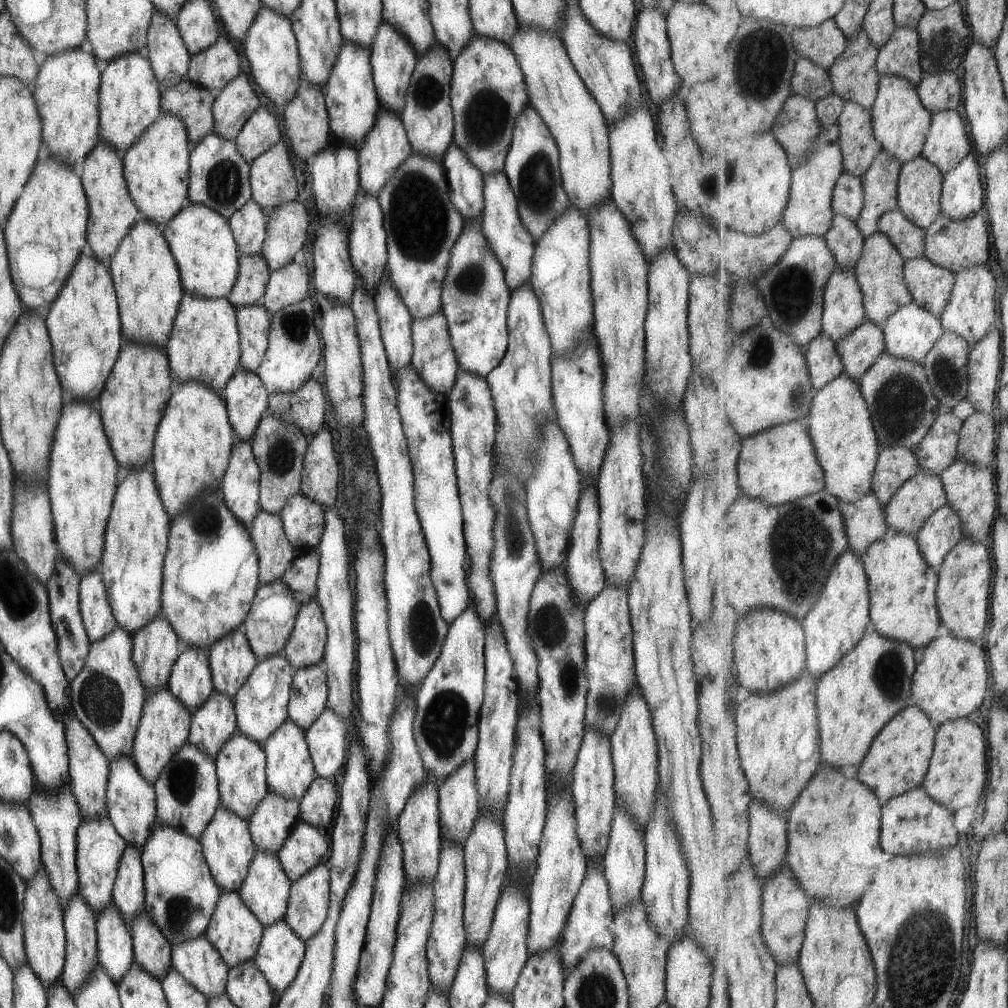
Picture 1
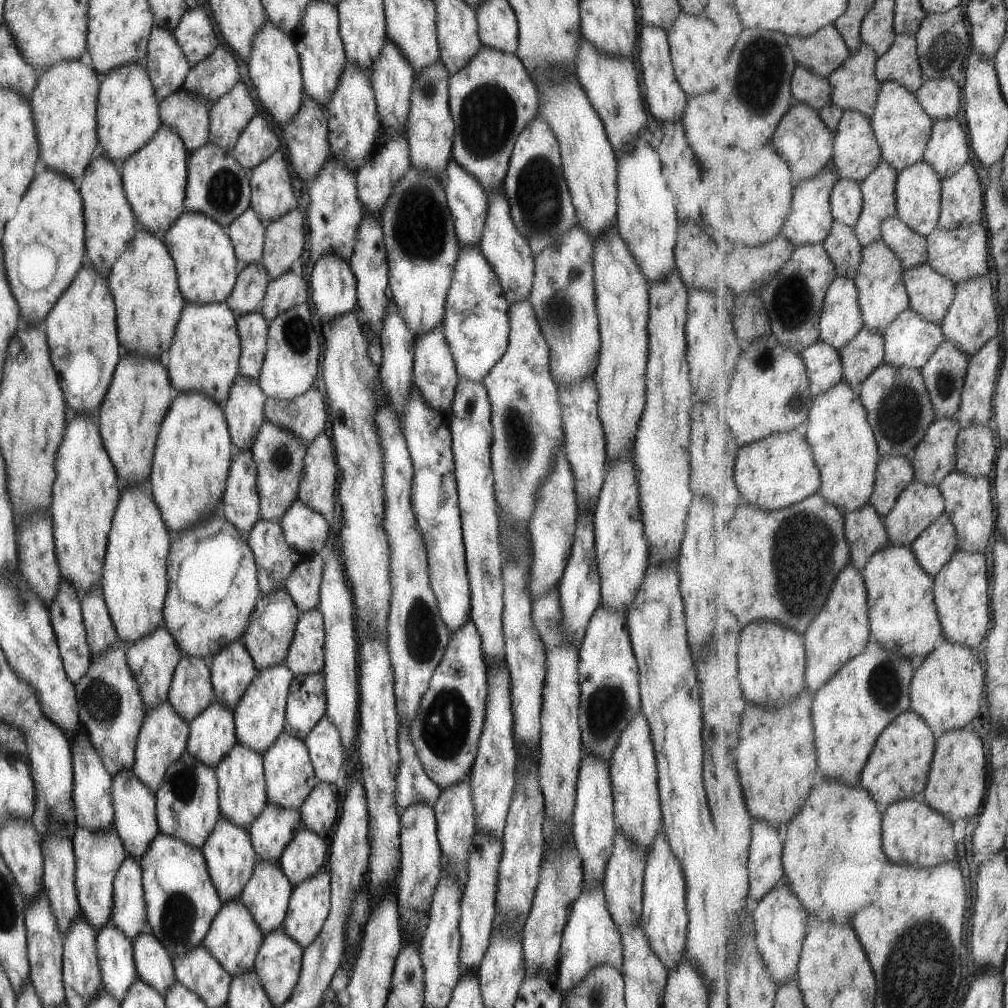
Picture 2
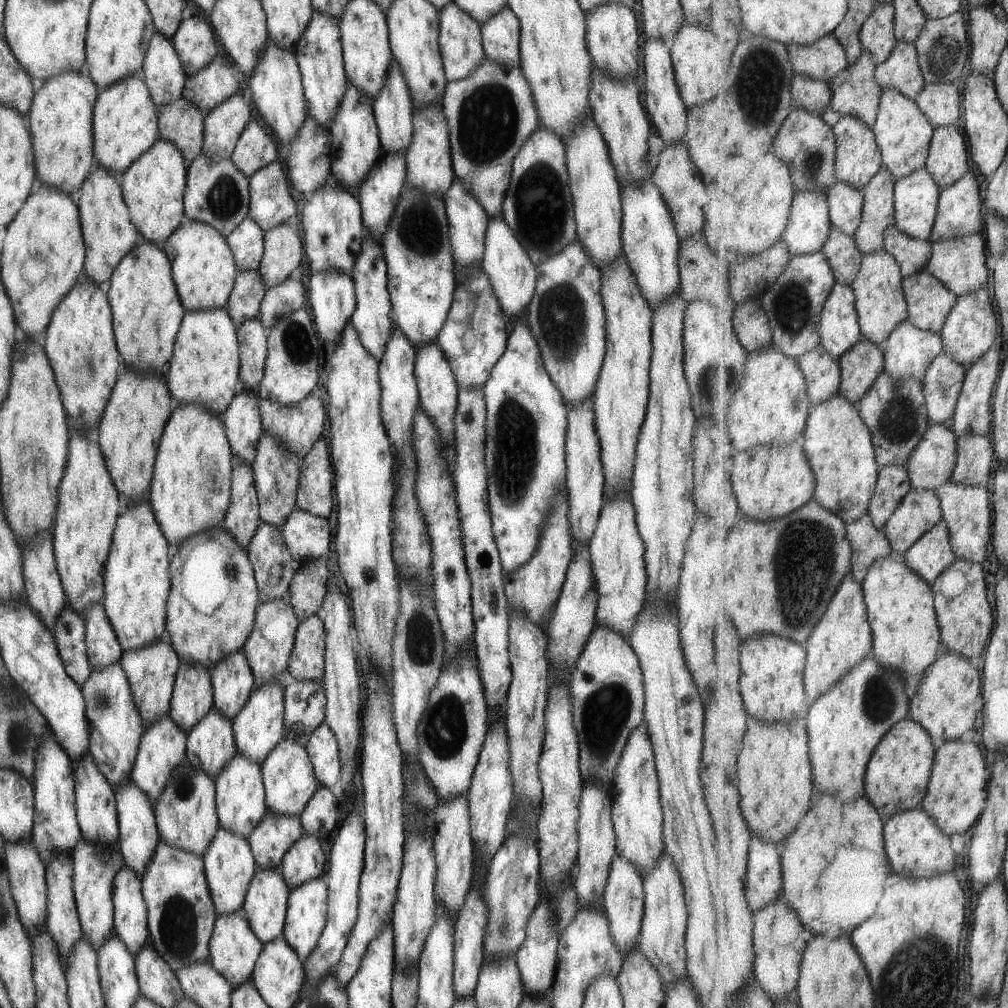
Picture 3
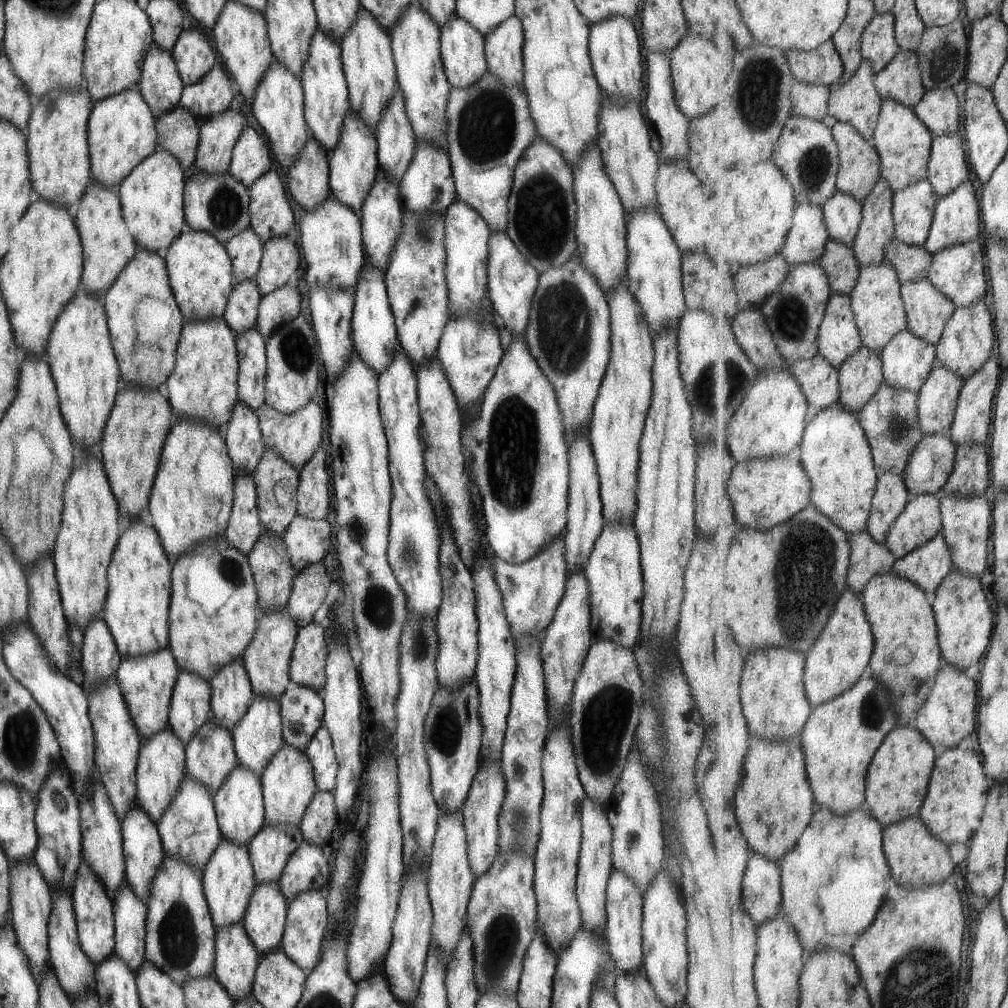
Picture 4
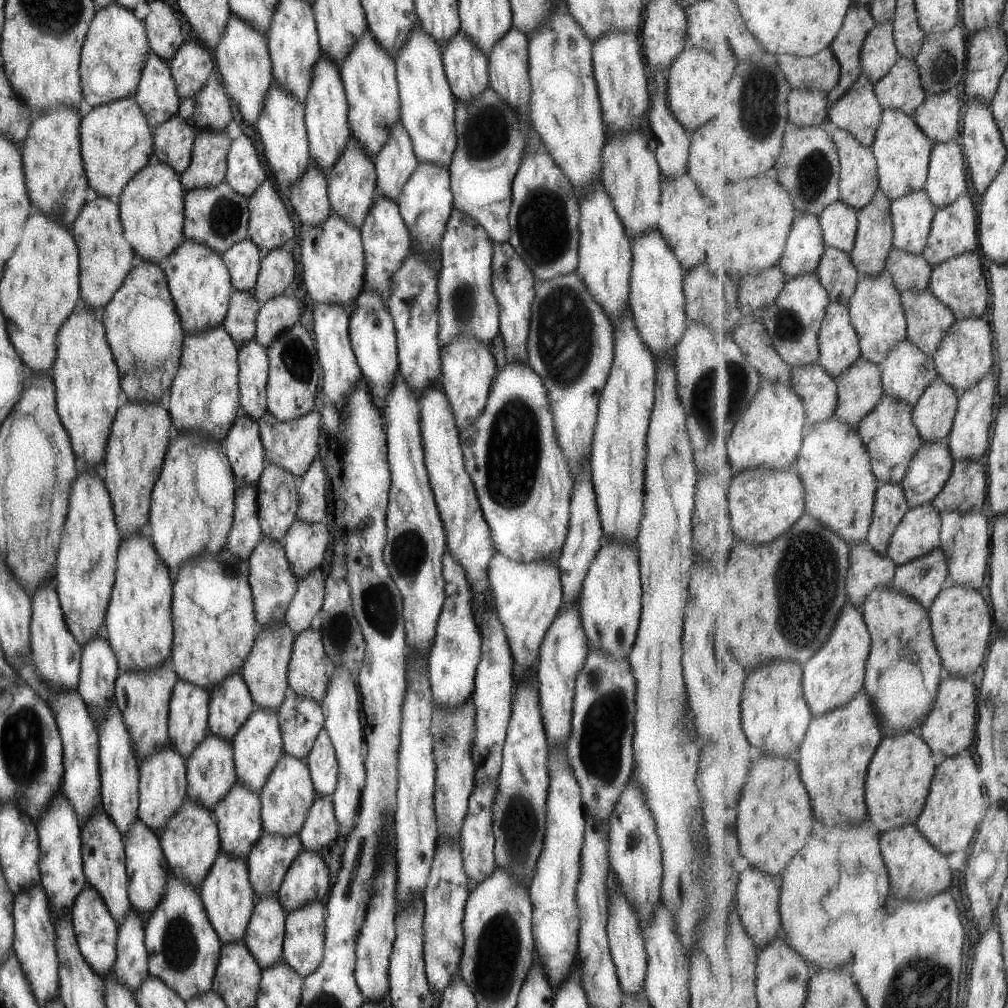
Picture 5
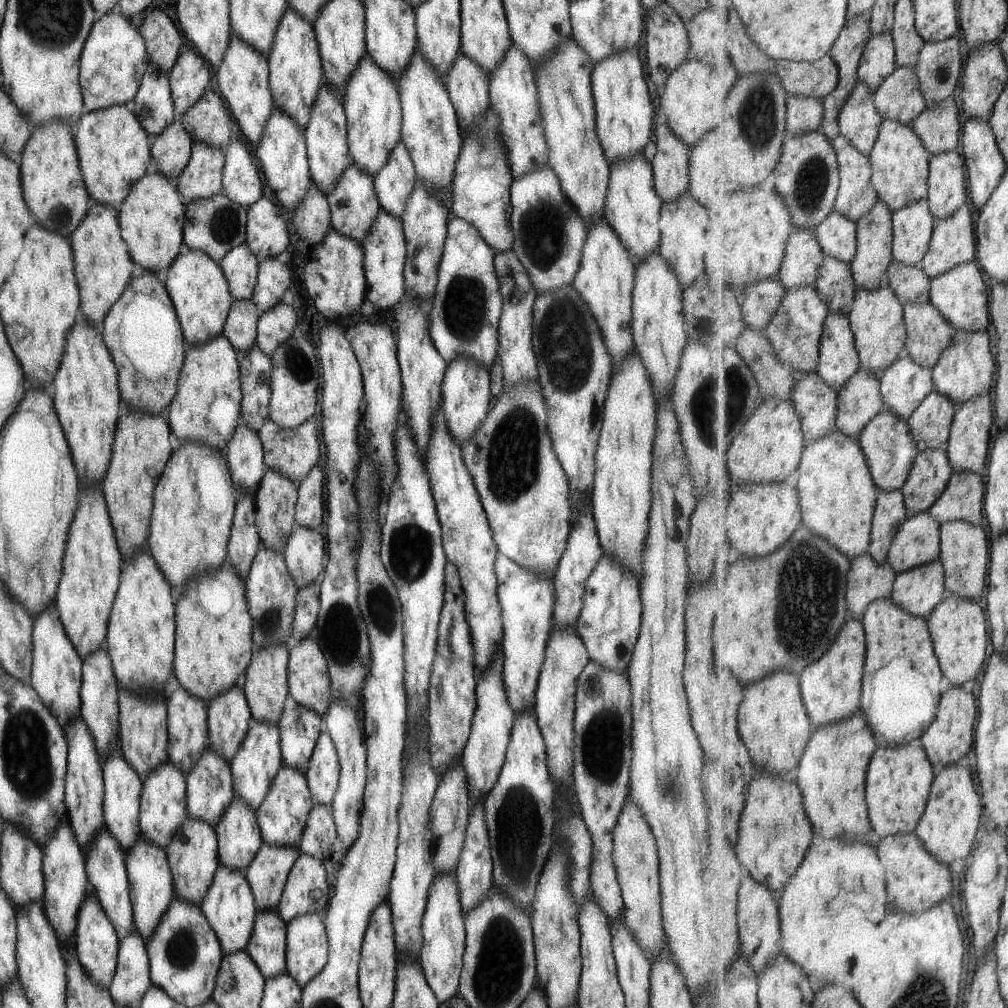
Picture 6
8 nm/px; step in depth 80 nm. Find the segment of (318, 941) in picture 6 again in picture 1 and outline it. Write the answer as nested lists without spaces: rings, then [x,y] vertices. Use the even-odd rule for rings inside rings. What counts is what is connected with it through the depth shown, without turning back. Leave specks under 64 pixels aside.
[[[320,862],[290,881],[286,911],[282,918],[303,941],[323,924],[328,911],[330,867]]]

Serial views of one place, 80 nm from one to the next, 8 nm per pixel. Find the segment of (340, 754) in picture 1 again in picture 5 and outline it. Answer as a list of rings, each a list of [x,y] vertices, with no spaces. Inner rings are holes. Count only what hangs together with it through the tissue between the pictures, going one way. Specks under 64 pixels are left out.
[[[324,729],[319,730],[304,762],[316,795],[330,796],[335,791],[338,765],[333,746]]]

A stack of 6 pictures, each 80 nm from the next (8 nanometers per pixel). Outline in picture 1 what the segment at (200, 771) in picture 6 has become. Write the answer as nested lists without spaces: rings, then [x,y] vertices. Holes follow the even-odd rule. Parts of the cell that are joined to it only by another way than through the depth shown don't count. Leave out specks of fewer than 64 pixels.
[[[213,690],[190,716],[186,742],[213,760],[219,749],[237,732],[232,699]]]

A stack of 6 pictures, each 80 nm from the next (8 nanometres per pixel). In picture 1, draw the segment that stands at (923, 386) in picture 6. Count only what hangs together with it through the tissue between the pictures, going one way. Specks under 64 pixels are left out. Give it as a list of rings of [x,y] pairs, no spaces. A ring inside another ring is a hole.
[[[915,301],[890,316],[882,330],[886,336],[887,353],[919,364],[923,364],[937,341],[946,333],[942,319]]]

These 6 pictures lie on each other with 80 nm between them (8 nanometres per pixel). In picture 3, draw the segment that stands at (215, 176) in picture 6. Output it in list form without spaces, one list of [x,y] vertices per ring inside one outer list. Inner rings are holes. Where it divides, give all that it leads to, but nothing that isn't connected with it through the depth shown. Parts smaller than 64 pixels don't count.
[[[240,87],[235,94],[231,94],[229,98],[225,98],[223,102],[219,102],[217,106],[206,112],[203,120],[203,146],[201,146],[201,152],[207,154],[207,157],[213,159],[230,158],[243,128],[251,119],[251,107],[248,106],[246,99],[243,99],[242,93]]]

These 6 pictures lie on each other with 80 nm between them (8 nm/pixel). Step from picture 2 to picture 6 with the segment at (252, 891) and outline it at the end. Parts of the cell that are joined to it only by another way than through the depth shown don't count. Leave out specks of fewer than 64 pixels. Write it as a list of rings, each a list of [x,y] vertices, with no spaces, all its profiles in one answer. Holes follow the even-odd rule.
[[[277,908],[255,912],[251,936],[244,951],[264,978],[273,978],[285,971],[285,924]]]

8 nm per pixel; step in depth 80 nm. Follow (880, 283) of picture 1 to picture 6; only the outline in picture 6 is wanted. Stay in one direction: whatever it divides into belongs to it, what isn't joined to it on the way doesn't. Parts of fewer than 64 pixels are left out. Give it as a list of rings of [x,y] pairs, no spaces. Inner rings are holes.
[[[889,278],[881,280],[879,290],[856,290],[853,310],[848,314],[851,327],[855,332],[857,351],[861,360],[860,368],[881,378],[895,360],[899,360],[906,349],[908,340],[904,304],[889,286]]]

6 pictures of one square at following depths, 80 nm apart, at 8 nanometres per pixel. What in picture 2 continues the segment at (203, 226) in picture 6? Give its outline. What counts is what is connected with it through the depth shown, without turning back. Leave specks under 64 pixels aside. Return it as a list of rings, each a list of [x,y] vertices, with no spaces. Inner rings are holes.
[[[211,142],[199,146],[197,150],[189,152],[186,160],[187,186],[185,188],[184,211],[199,212],[215,220],[223,229],[227,224],[237,218],[245,208],[249,207],[251,190],[249,187],[249,174],[235,156],[233,150],[215,146]]]

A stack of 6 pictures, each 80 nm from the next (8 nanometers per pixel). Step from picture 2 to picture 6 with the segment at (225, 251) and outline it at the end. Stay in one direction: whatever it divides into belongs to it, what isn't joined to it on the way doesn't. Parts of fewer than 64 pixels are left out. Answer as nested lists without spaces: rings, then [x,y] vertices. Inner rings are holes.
[[[184,246],[175,256],[175,260],[167,266],[164,284],[186,346],[195,342],[205,342],[217,334],[222,334],[223,322],[234,299],[229,293],[225,274],[218,262],[211,260],[201,250]]]

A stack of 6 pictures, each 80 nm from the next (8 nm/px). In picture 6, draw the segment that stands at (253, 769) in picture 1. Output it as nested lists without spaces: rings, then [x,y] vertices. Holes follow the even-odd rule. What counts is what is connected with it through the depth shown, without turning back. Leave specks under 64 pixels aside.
[[[231,798],[214,825],[218,863],[243,871],[261,846],[256,810],[241,798]]]

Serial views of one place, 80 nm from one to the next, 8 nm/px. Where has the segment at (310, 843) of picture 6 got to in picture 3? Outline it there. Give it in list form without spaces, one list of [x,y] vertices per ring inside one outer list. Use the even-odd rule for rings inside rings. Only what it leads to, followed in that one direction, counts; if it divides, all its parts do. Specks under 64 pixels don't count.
[[[318,785],[298,816],[304,833],[318,840],[327,838],[338,824],[337,799],[329,792],[329,788]]]

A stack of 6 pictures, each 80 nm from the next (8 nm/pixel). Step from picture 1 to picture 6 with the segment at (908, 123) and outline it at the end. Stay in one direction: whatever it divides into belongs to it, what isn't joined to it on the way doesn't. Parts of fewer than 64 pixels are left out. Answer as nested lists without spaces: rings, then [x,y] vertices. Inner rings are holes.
[[[885,118],[880,129],[878,141],[870,154],[873,162],[873,184],[880,198],[894,212],[928,198],[928,178],[930,177],[931,152],[913,130],[912,124]]]

